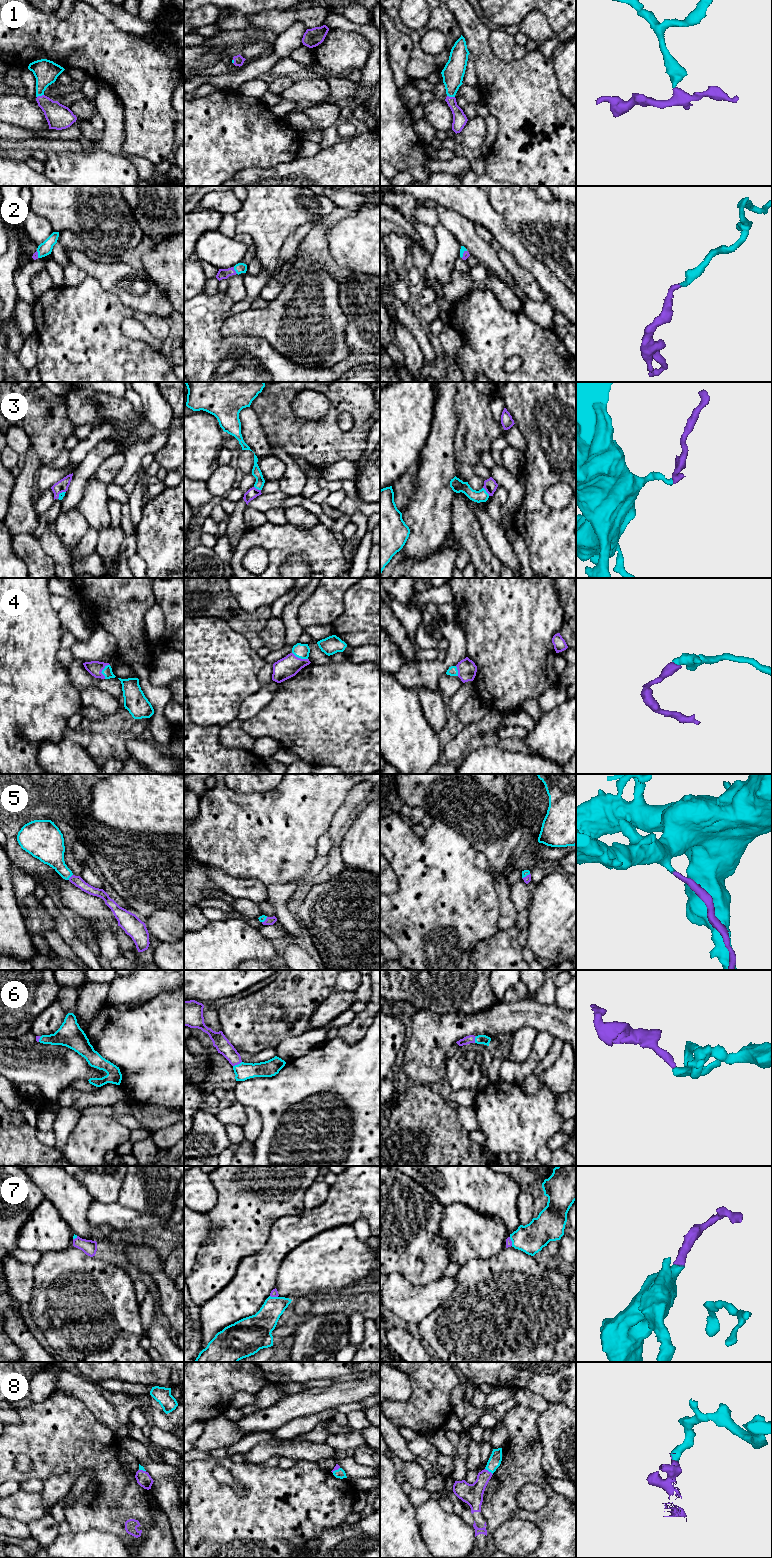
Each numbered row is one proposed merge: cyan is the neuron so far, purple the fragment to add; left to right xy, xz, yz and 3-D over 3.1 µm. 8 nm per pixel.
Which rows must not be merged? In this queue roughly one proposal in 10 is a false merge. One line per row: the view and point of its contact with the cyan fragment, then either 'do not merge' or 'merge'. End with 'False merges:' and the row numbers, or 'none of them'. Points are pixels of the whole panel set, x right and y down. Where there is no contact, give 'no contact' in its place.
1: contact yz (451, 96); merge
2: contact xz (234, 269); merge
3: contact yz (485, 491); merge
4: contact xy (102, 671); merge
5: contact xy (70, 876); merge
6: contact xz (238, 1064); merge
7: contact yz (511, 1240); merge
8: contact yz (489, 1471); merge
False merges: none of them

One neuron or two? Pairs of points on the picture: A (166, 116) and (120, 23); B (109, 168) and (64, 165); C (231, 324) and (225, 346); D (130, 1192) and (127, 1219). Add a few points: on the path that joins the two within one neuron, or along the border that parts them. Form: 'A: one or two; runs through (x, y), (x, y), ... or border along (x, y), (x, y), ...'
A: two; border along (105, 16), (118, 28), (147, 36)
B: one; runs through (98, 170), (75, 170)
C: two; border along (221, 320), (220, 333), (222, 335), (251, 336)
D: two; border along (117, 1201), (122, 1206), (151, 1213)

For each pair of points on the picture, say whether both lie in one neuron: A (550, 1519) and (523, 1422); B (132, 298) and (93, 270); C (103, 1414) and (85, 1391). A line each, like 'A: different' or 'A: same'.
A: same
B: same
C: same

